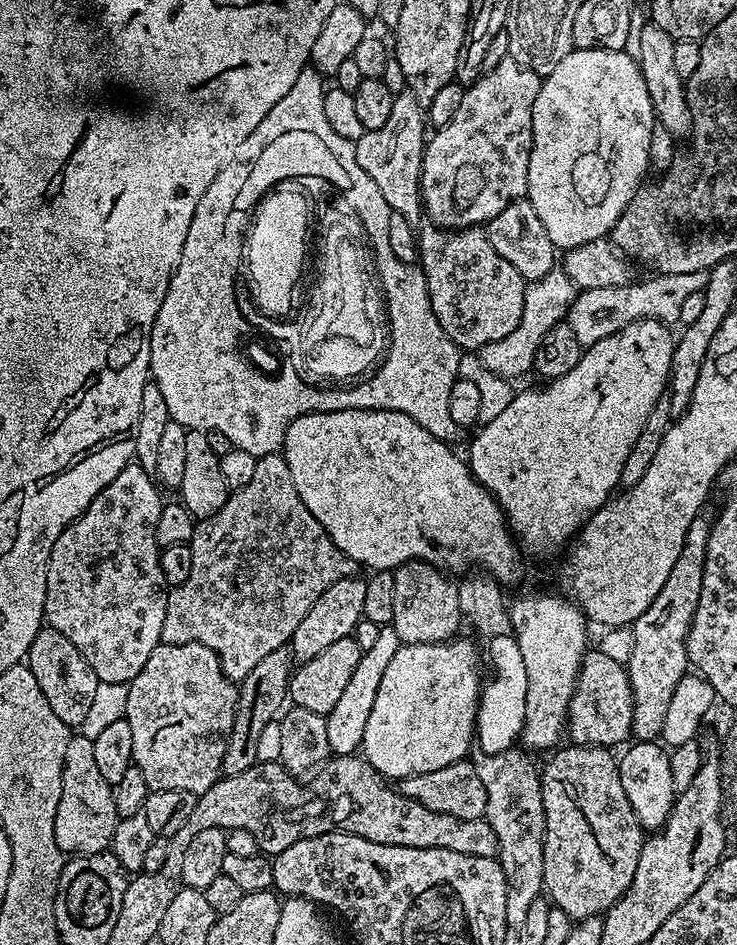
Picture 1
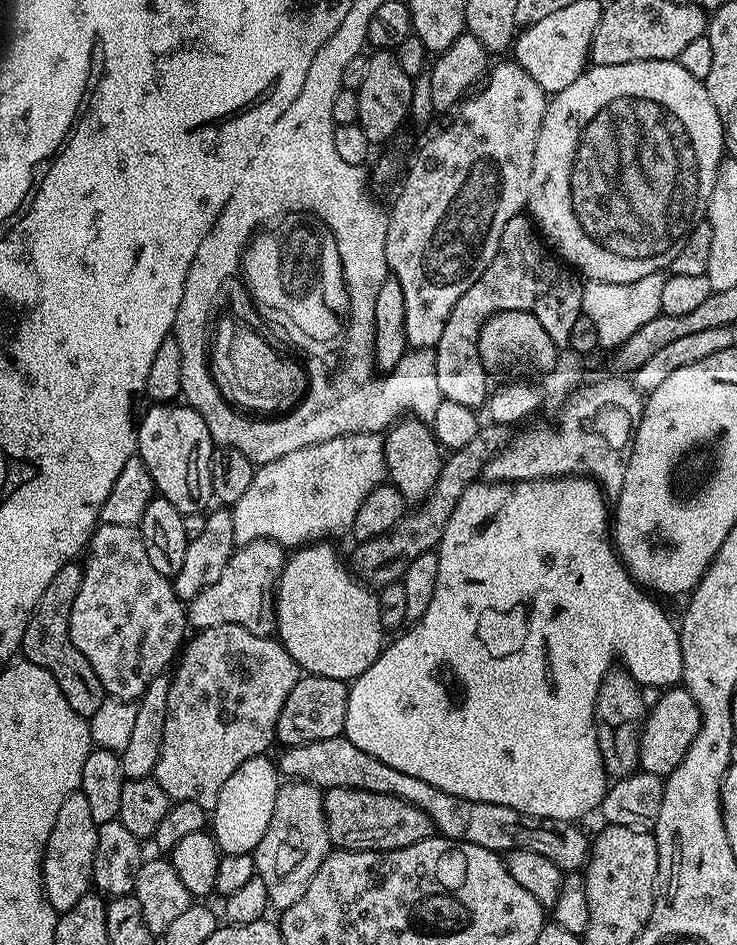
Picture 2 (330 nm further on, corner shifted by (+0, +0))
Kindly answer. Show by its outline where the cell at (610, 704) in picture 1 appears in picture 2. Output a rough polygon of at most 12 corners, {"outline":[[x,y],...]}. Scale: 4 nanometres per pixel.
{"outline":[[683,686],[647,709],[638,764],[666,778],[700,729],[700,710]]}

